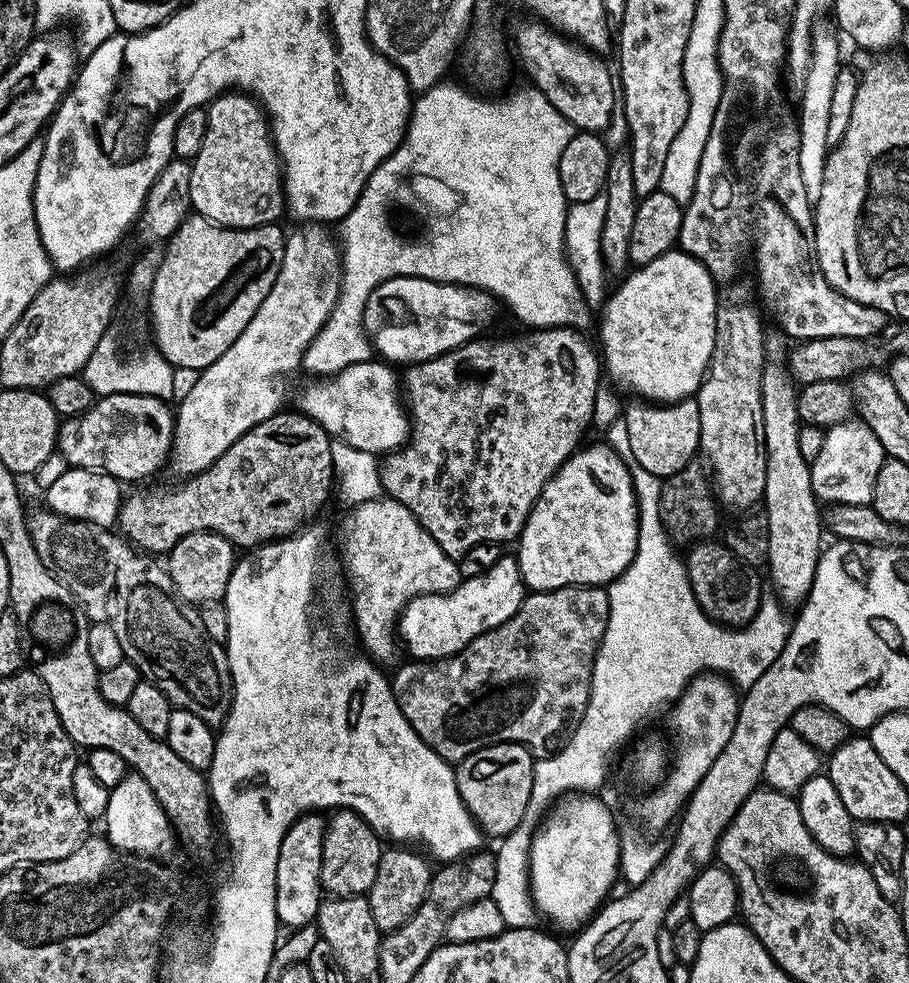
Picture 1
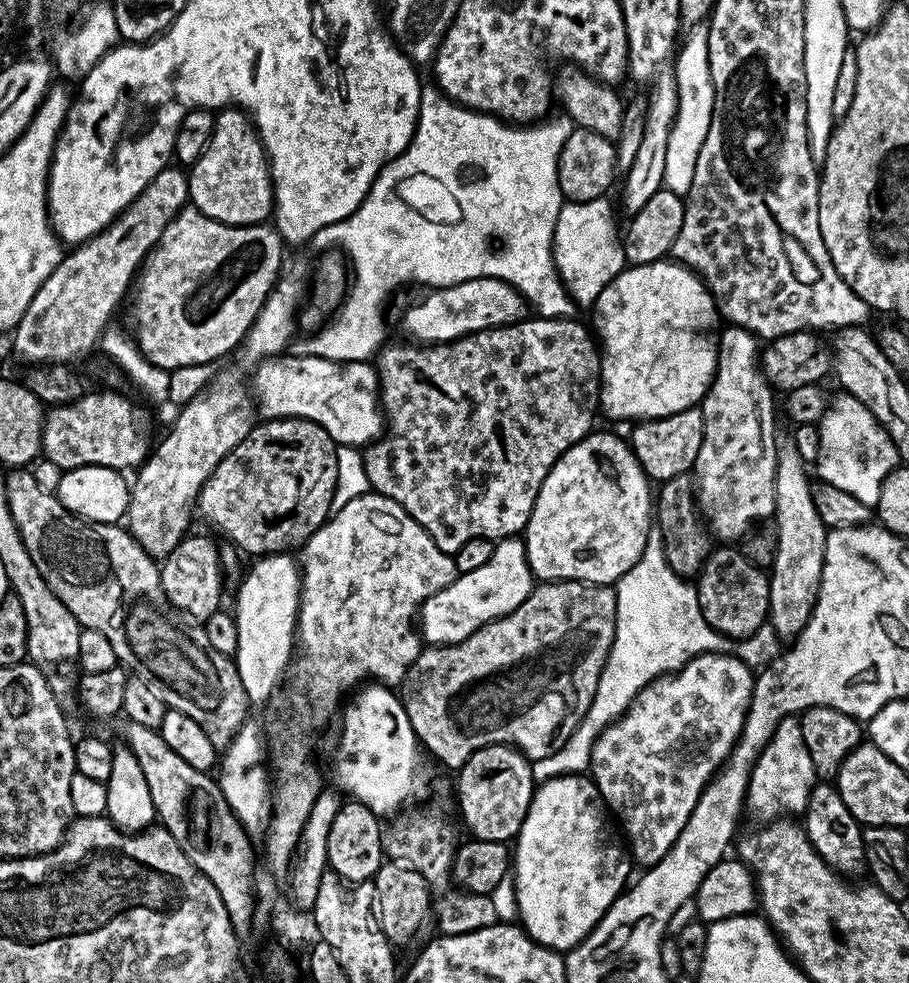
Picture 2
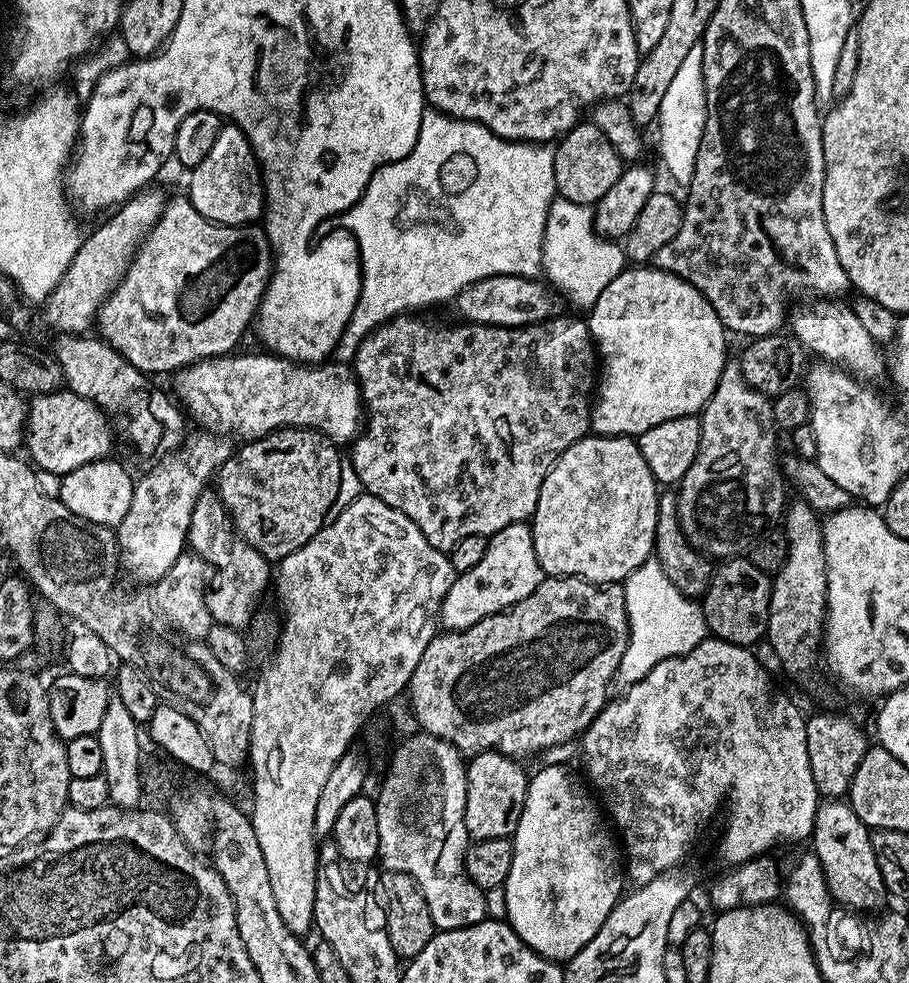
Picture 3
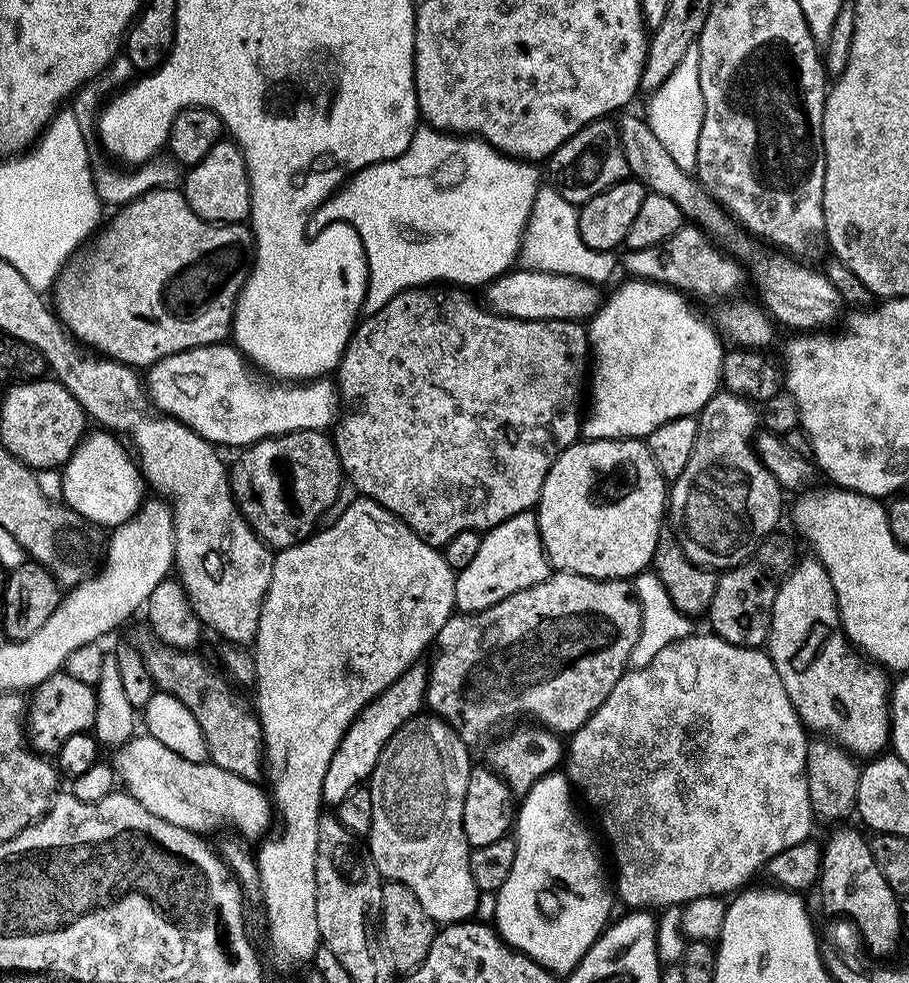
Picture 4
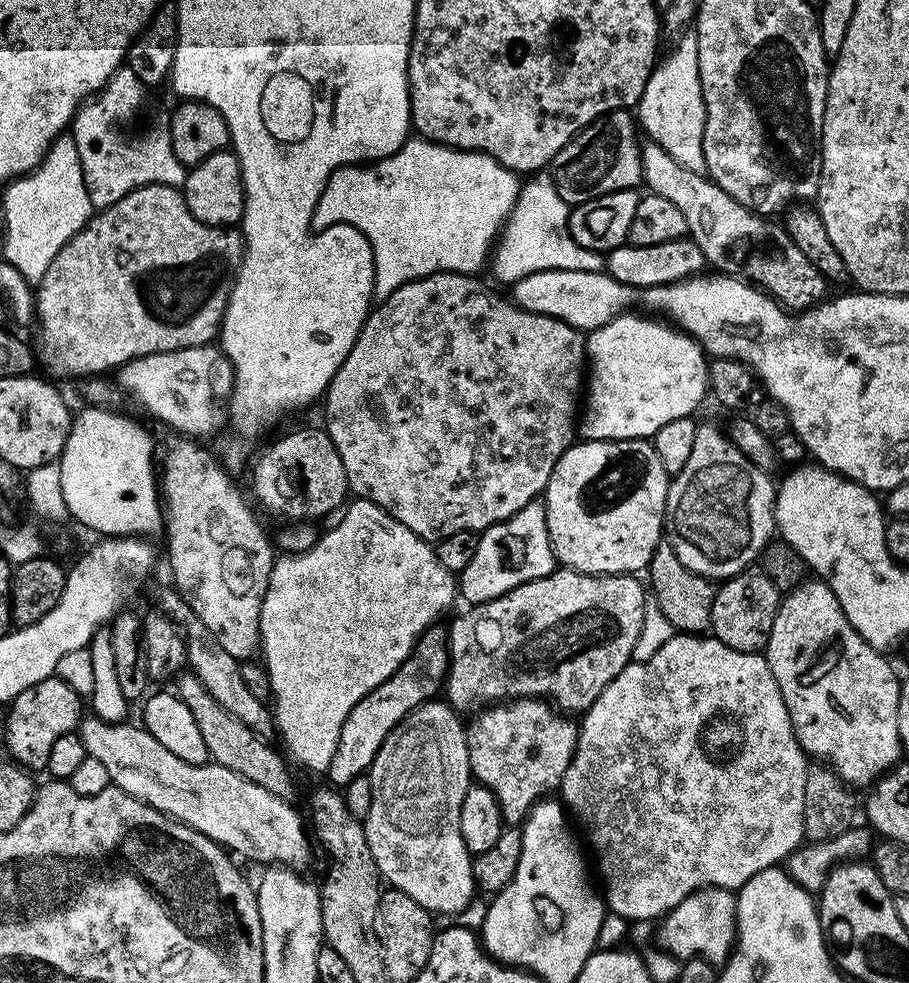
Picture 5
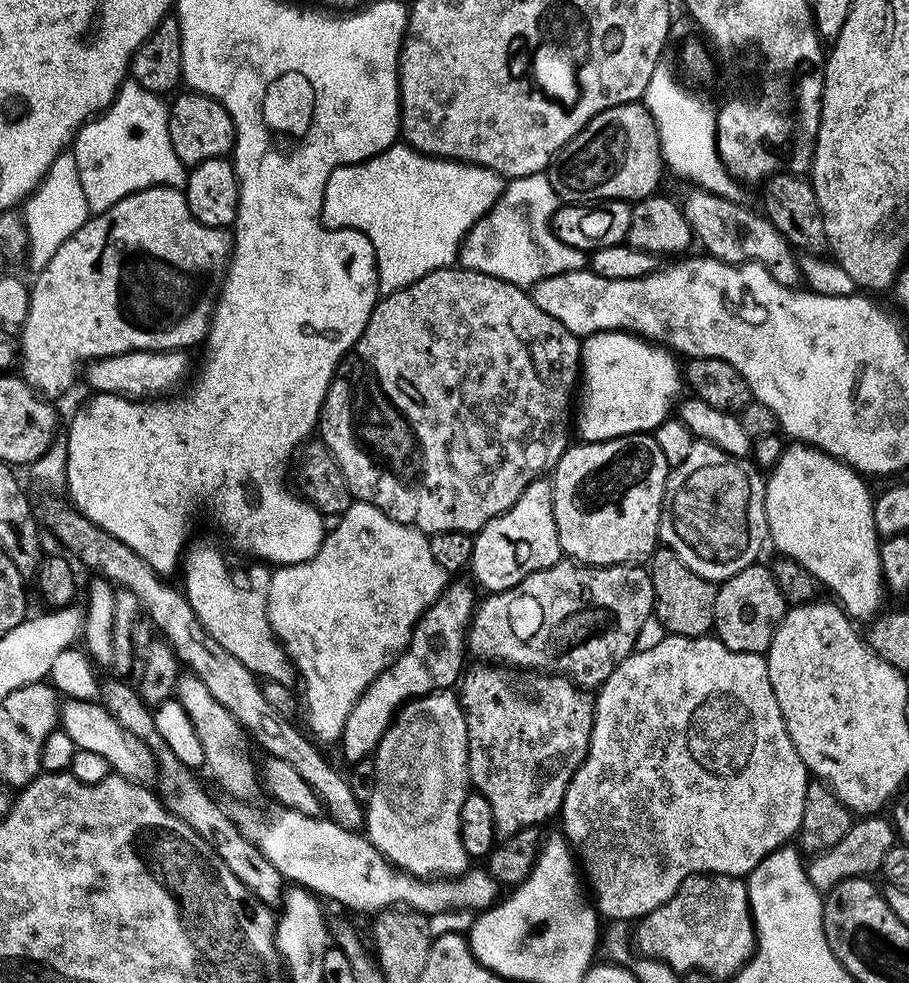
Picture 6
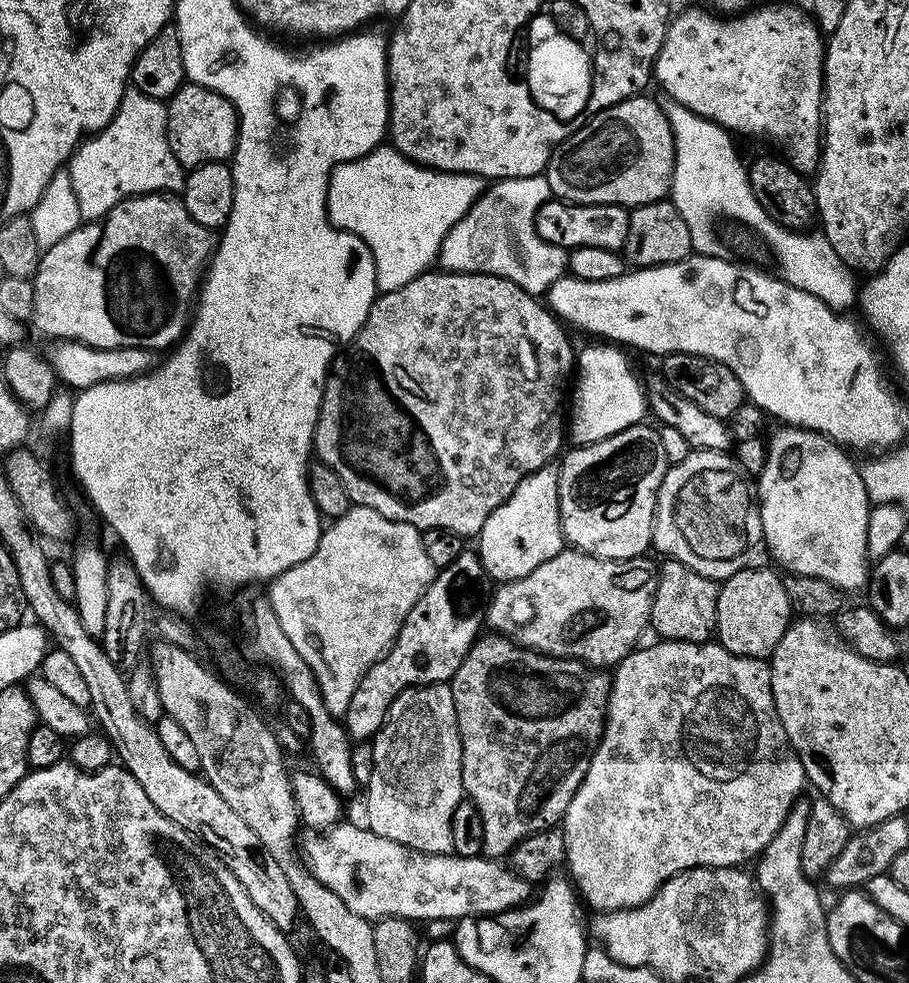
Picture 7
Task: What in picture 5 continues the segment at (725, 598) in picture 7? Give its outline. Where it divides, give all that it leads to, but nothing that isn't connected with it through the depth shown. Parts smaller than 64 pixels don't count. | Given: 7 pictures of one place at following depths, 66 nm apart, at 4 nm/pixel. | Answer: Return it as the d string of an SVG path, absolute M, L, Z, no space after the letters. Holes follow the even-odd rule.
M747 570L725 579L716 589L712 607L711 635L726 646L743 652L767 649L782 593L761 570Z

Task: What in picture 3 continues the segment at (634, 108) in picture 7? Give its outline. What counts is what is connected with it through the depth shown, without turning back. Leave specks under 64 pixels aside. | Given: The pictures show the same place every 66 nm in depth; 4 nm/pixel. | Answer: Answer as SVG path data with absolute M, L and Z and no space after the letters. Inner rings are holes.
M581 122L571 128L555 145L554 178L556 191L563 199L575 204L595 205L607 196L616 184L622 171L622 157L616 153L614 146L591 122Z

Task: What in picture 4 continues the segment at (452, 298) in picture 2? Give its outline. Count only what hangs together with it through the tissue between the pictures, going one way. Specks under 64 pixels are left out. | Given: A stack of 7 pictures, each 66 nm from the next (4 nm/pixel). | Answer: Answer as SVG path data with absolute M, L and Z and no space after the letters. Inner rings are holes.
M509 270L487 285L487 307L499 316L515 320L571 320L584 322L597 311L598 299L591 283L574 276L562 276L559 272Z

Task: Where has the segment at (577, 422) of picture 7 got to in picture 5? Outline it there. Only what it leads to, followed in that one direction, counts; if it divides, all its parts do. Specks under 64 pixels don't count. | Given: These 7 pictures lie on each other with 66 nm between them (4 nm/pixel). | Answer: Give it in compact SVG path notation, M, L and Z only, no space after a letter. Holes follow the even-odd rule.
M617 314L600 328L593 328L586 336L586 360L592 381L587 381L588 405L583 405L578 432L584 440L642 440L655 437L666 422L674 418L692 416L695 408L709 391L706 353L687 332L680 331L660 318L643 320L636 314Z

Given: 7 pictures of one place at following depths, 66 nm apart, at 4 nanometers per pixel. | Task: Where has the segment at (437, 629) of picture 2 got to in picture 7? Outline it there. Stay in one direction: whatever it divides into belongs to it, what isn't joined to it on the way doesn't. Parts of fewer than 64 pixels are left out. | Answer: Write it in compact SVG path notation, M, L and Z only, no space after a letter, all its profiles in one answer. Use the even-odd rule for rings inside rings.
M556 466L534 470L514 486L514 494L486 518L478 533L478 555L489 577L496 582L526 578L530 570L538 570L542 562L550 562L554 554L564 551L566 541L560 521L558 482L560 469Z

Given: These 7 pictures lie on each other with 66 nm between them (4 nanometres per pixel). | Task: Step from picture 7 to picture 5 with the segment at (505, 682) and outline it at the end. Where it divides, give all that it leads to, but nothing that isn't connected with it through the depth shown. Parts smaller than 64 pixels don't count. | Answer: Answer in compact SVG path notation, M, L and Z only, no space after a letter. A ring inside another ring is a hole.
M516 698L503 706L485 707L480 714L481 716L466 728L468 761L472 767L472 775L498 798L505 825L523 825L532 807L545 799L551 793L548 792L551 788L552 791L559 789L566 774L566 766L570 766L576 749L577 721L571 715L561 714L544 698Z

